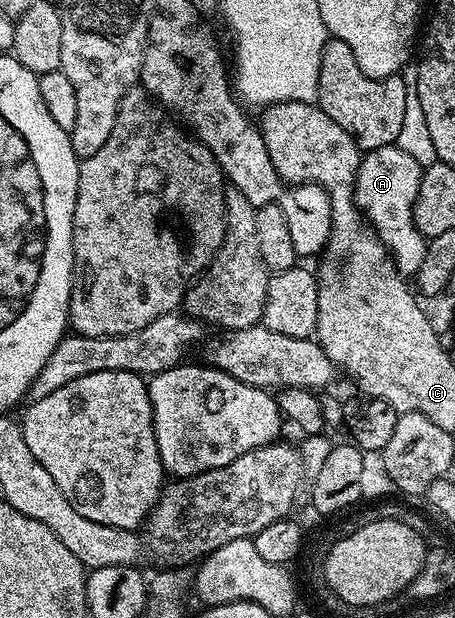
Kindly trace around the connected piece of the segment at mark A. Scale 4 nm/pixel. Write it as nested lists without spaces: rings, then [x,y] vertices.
[[[389,146],[365,151],[356,175],[356,205],[395,260],[397,272],[408,278],[415,277],[428,249],[426,238],[414,226],[412,217],[421,171],[421,164],[414,162],[410,154],[401,148]]]

